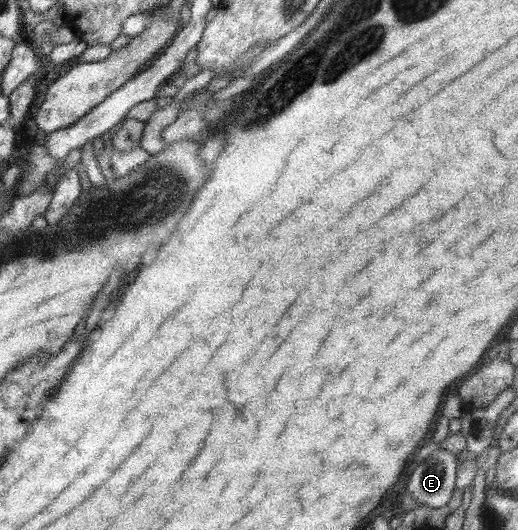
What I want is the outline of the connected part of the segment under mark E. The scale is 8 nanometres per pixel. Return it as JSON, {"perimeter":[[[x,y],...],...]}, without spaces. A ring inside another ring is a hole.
{"perimeter":[[[435,450],[412,471],[407,492],[418,505],[443,507],[455,491],[457,472],[457,456],[447,450]]]}

